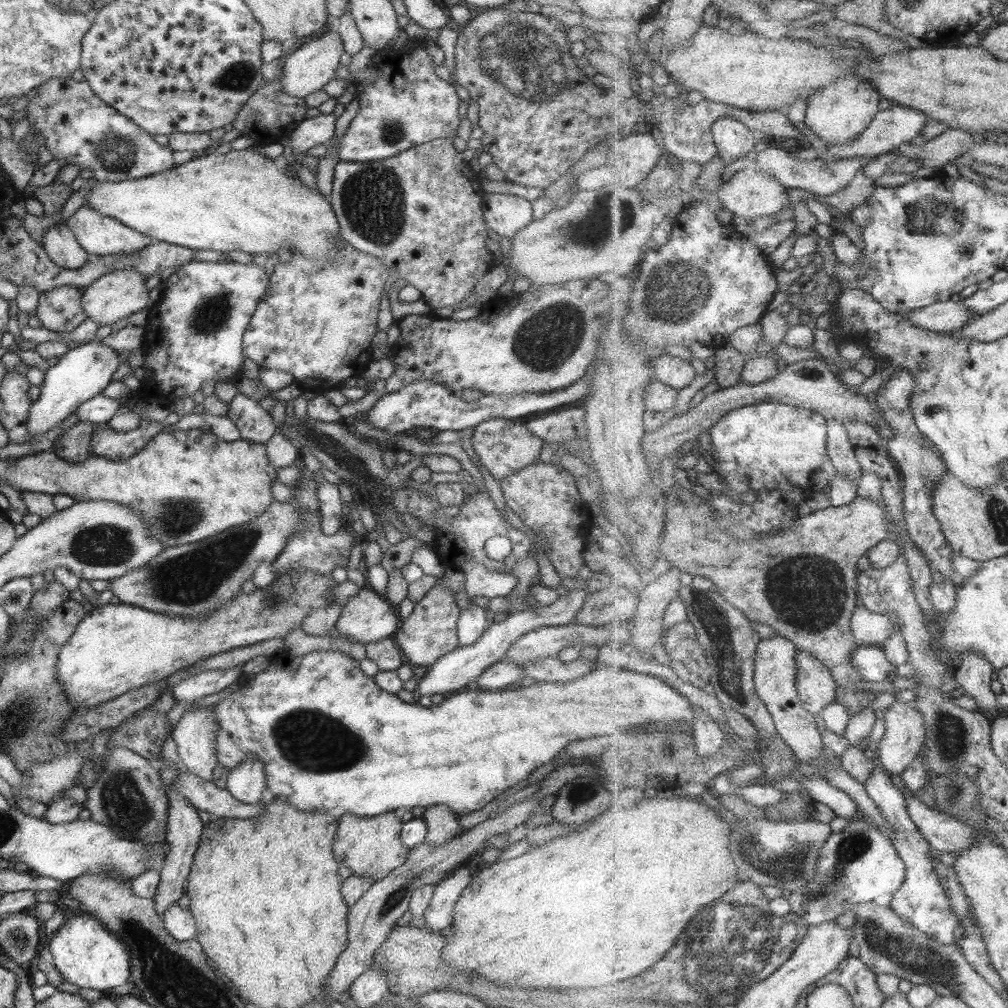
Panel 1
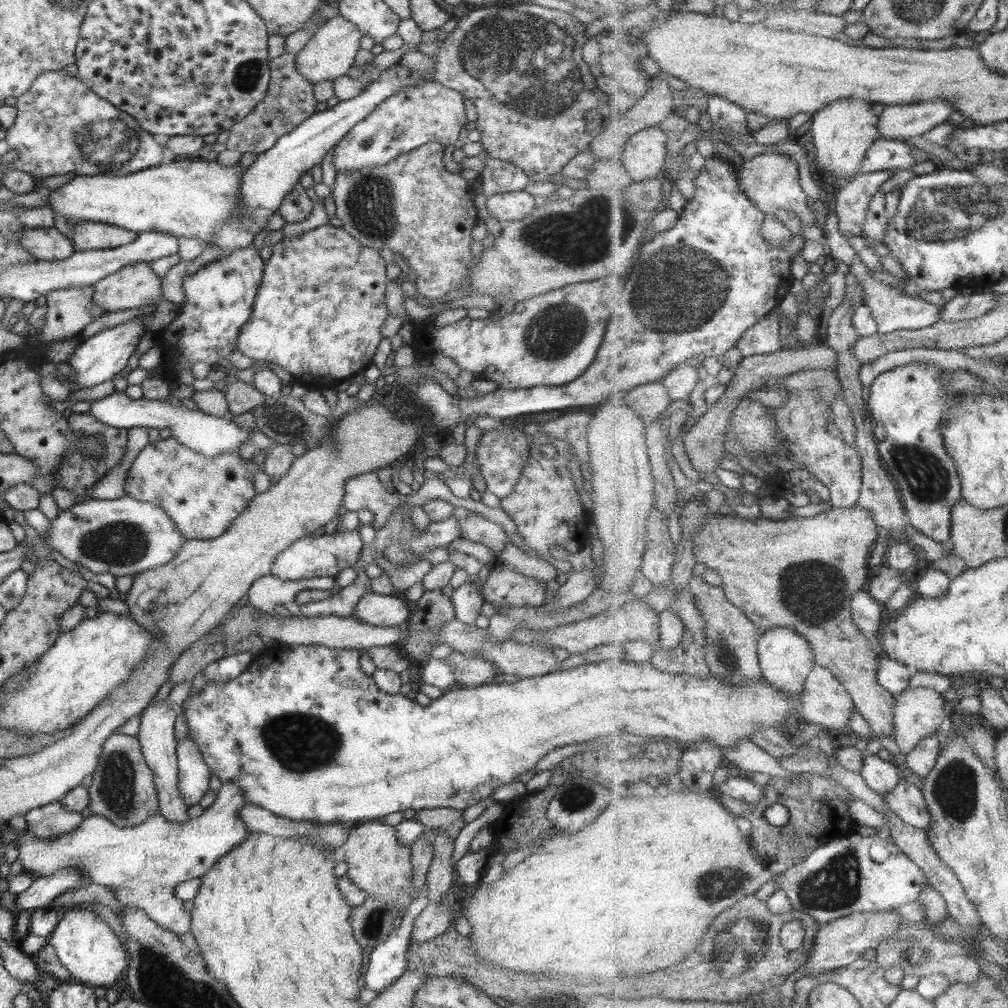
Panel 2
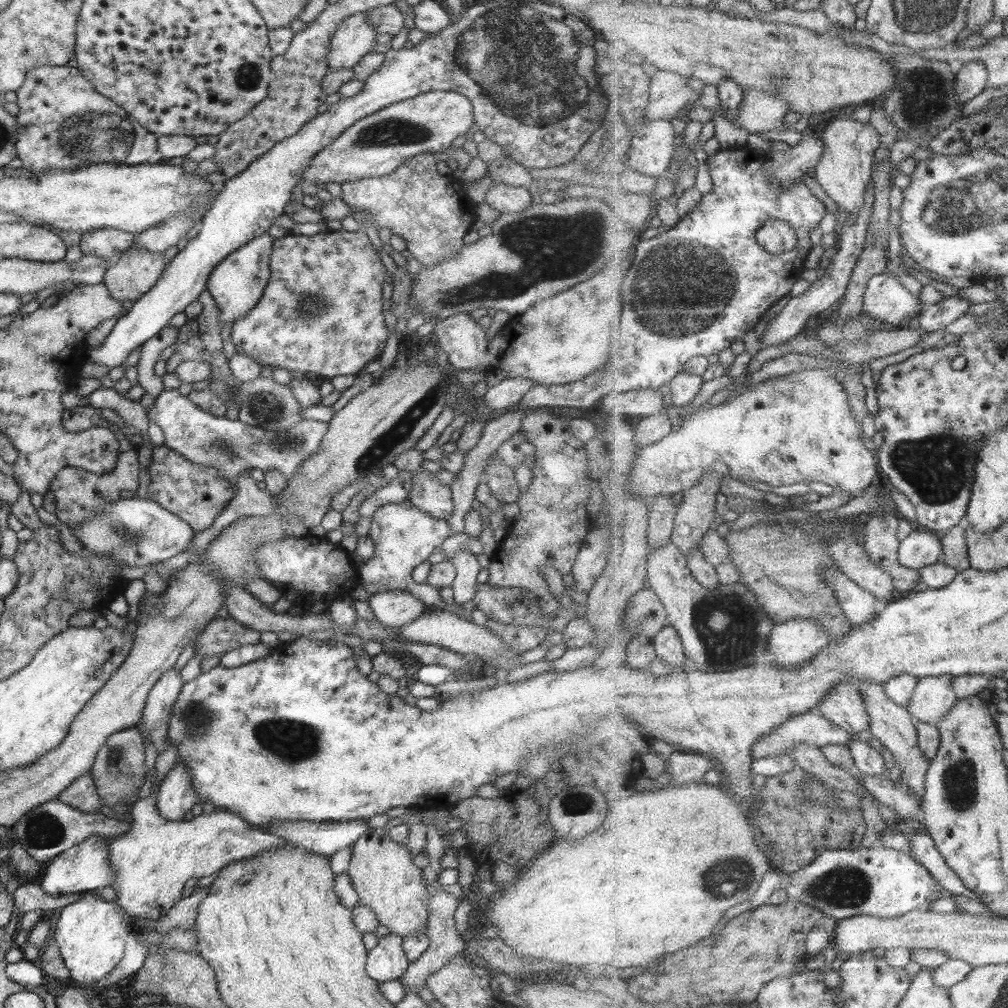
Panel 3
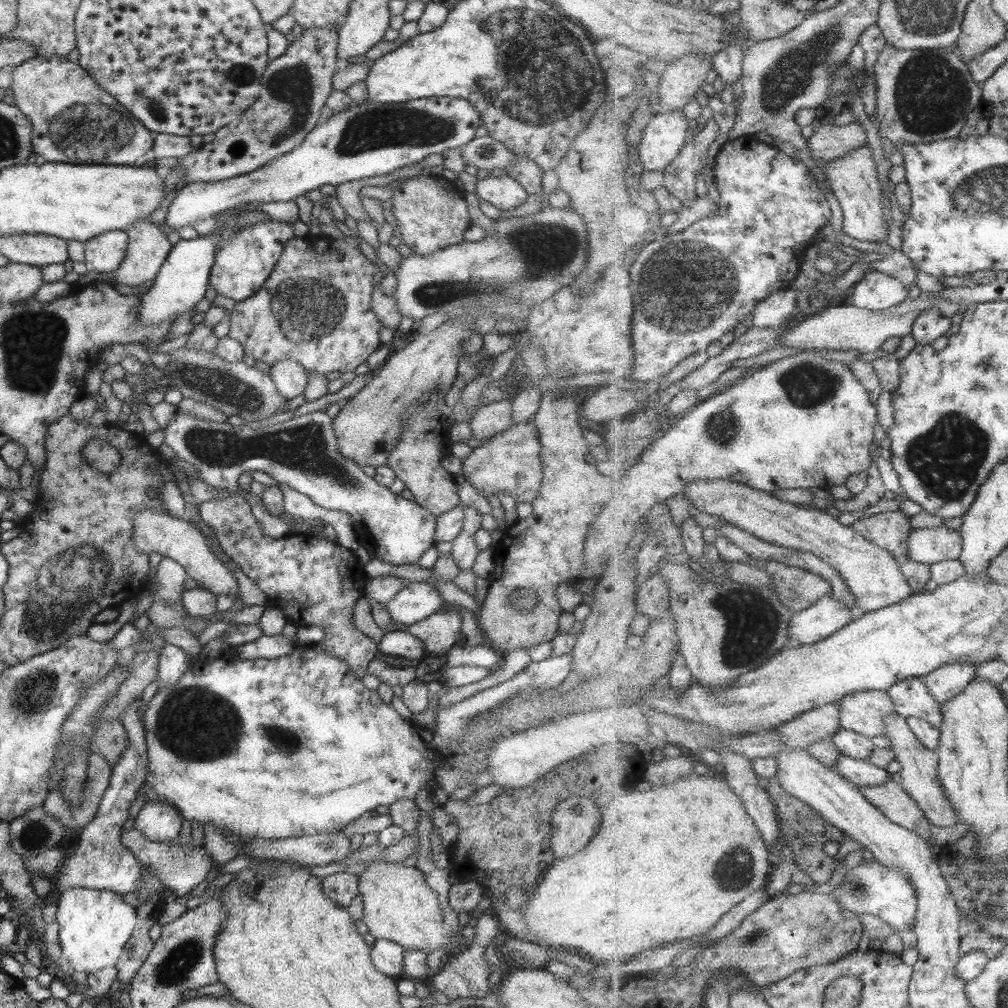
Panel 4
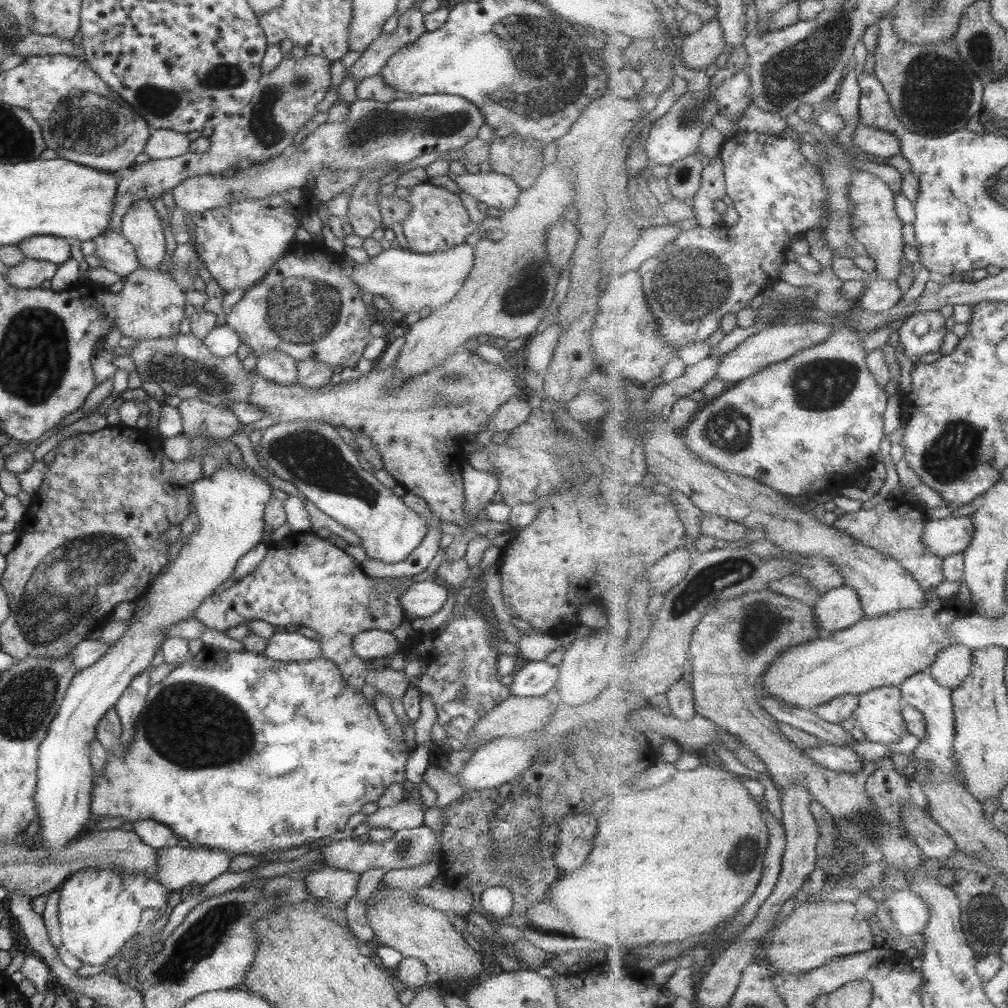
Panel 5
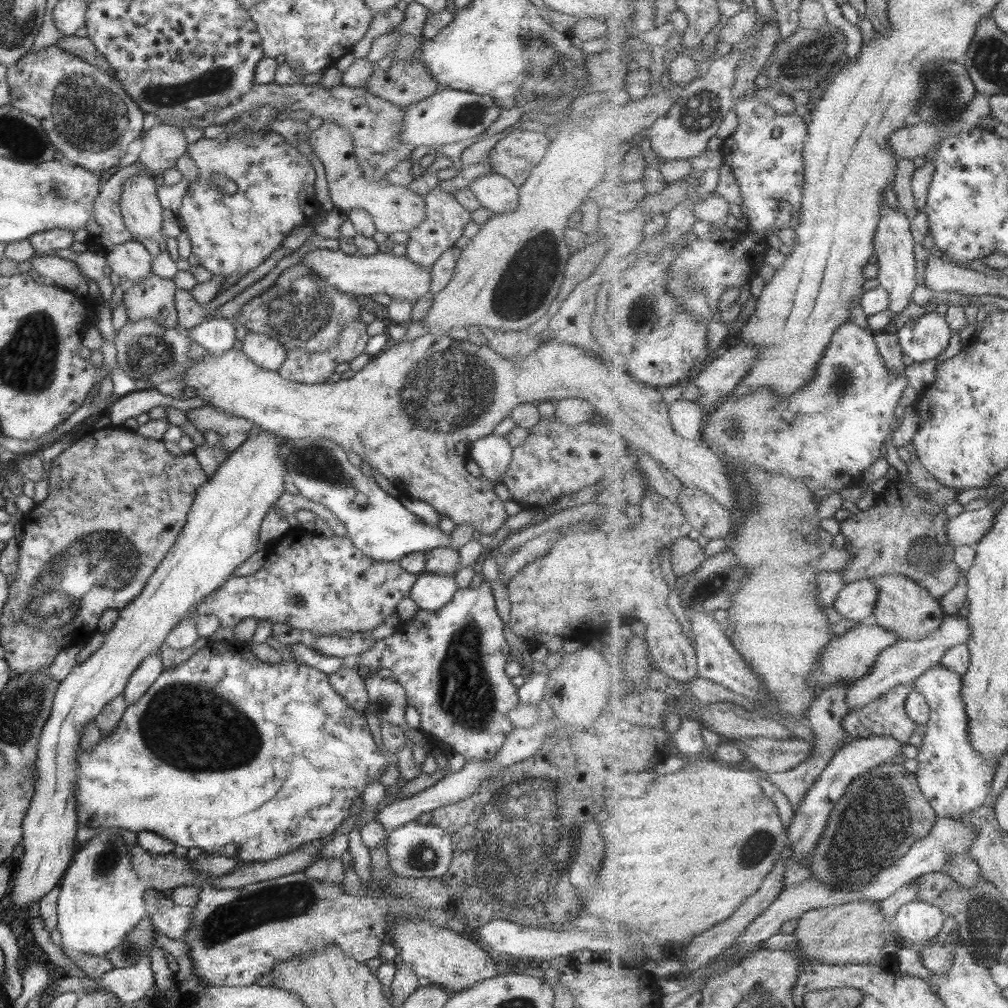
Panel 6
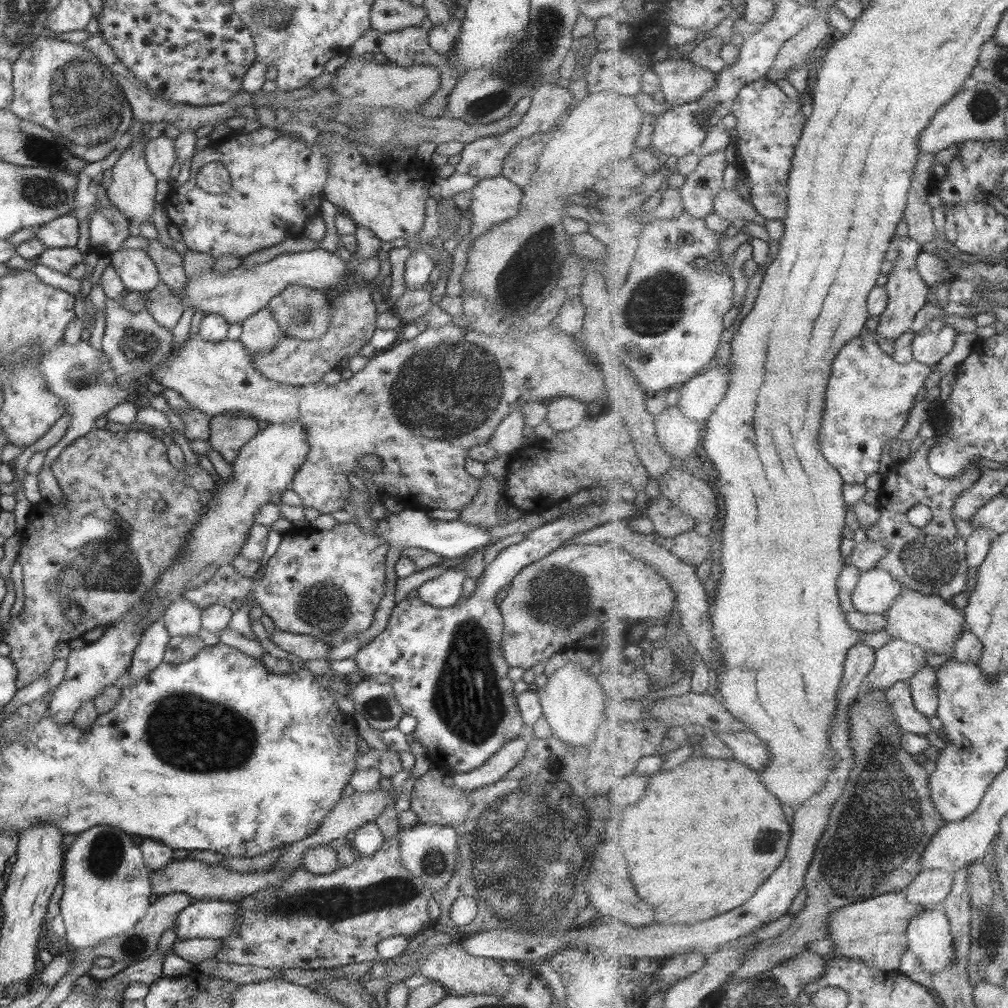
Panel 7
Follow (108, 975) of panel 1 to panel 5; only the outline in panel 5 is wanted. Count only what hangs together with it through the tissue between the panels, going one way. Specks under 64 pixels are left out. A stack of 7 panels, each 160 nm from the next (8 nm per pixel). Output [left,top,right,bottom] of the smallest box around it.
[57,868,142,966]

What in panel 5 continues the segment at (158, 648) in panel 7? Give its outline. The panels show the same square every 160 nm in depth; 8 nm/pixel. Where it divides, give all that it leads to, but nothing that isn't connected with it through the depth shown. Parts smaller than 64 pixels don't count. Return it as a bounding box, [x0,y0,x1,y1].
[114,669,150,746]

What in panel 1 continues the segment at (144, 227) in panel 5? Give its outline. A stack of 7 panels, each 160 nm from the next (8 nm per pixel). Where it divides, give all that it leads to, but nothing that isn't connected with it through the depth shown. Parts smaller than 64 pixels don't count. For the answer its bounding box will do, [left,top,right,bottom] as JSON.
[80,268,149,326]

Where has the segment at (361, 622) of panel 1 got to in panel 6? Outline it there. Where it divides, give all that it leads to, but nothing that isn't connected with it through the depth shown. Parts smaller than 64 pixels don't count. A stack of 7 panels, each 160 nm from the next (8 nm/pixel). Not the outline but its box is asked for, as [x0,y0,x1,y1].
[409,573,456,612]

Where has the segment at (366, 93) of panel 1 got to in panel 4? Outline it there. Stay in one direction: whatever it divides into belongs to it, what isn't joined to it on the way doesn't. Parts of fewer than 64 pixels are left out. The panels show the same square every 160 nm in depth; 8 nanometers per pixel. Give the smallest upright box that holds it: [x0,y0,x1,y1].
[163,96,480,232]

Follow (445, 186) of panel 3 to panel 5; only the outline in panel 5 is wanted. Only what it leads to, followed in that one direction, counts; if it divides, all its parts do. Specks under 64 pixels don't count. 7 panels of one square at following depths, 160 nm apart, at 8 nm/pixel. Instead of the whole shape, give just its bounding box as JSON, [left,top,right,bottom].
[400,182,477,254]

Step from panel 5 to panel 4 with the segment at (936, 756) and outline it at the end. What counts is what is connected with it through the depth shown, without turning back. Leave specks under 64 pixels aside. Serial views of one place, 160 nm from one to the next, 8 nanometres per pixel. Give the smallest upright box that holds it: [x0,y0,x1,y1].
[887,678,945,728]

